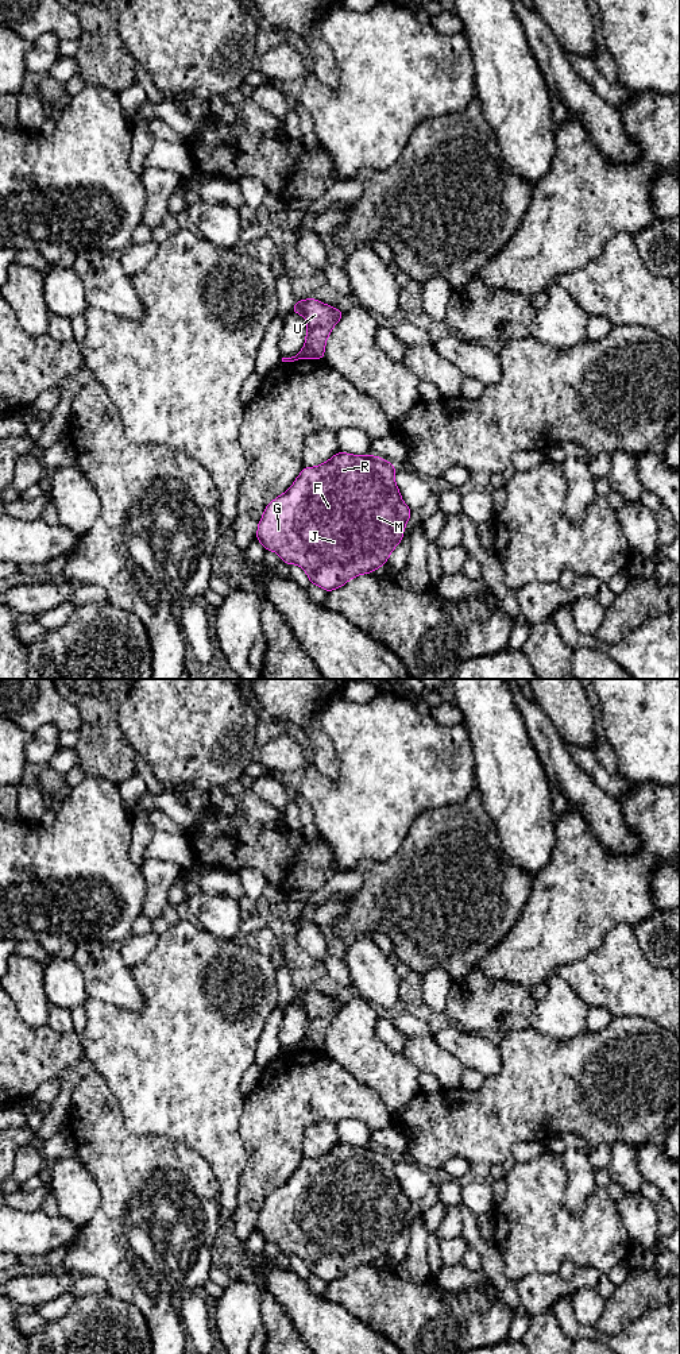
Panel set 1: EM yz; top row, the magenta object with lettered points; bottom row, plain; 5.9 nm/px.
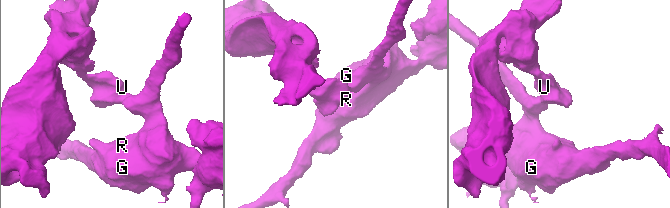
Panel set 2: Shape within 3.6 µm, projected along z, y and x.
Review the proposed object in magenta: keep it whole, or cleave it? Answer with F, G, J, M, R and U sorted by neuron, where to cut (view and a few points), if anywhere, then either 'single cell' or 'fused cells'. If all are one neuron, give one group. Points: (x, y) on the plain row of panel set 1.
F G J M R / U; cut in yz along (305, 1034), (316, 1049); fused cells

